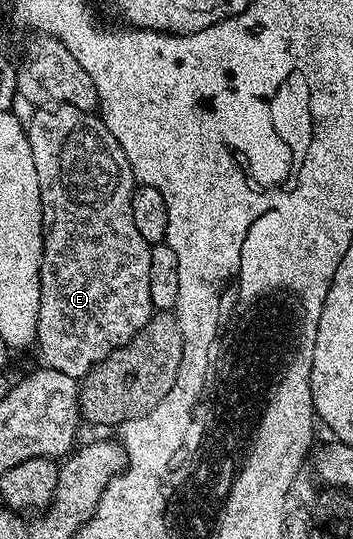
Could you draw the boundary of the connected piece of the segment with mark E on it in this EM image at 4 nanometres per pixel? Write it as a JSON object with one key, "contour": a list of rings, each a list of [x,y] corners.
{"contour":[[[50,105],[46,108],[36,109],[32,122],[28,124],[27,135],[29,144],[33,148],[33,168],[37,168],[37,180],[41,192],[41,208],[43,209],[43,255],[41,256],[41,268],[39,269],[39,311],[37,312],[37,332],[35,342],[39,346],[39,354],[43,357],[42,365],[48,370],[65,372],[65,376],[82,380],[109,352],[121,348],[133,335],[136,334],[145,323],[151,321],[153,307],[149,296],[149,260],[151,259],[152,243],[137,232],[137,224],[133,224],[133,208],[131,197],[136,188],[136,180],[129,168],[129,160],[125,152],[121,152],[121,144],[105,128],[103,119],[98,113],[73,108],[72,106]]]}

